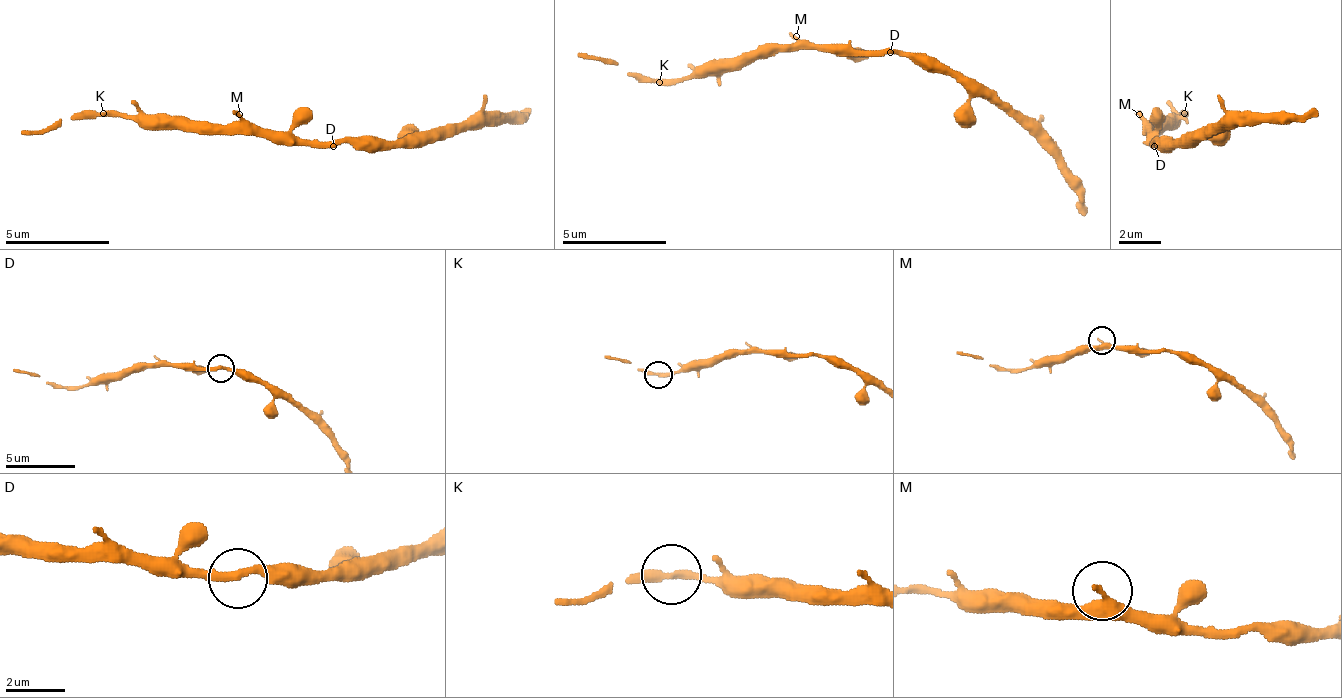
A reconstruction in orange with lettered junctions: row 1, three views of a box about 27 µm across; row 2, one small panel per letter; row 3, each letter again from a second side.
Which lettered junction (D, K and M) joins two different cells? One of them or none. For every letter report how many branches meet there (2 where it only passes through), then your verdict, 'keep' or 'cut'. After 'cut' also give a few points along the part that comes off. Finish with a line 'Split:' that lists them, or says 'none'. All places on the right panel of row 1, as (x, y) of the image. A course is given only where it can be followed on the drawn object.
D: 2 | keep
K: 2 | keep
M: 2 | keep
Split: none

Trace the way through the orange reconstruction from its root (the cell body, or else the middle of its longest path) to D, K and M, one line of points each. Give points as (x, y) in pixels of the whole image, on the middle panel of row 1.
D: (859, 52), (890, 52)
K: (859, 52), (827, 52), (822, 47), (759, 47), (739, 57), (702, 62), (686, 78), (666, 78), (660, 83)
M: (859, 52), (817, 52), (796, 36)

